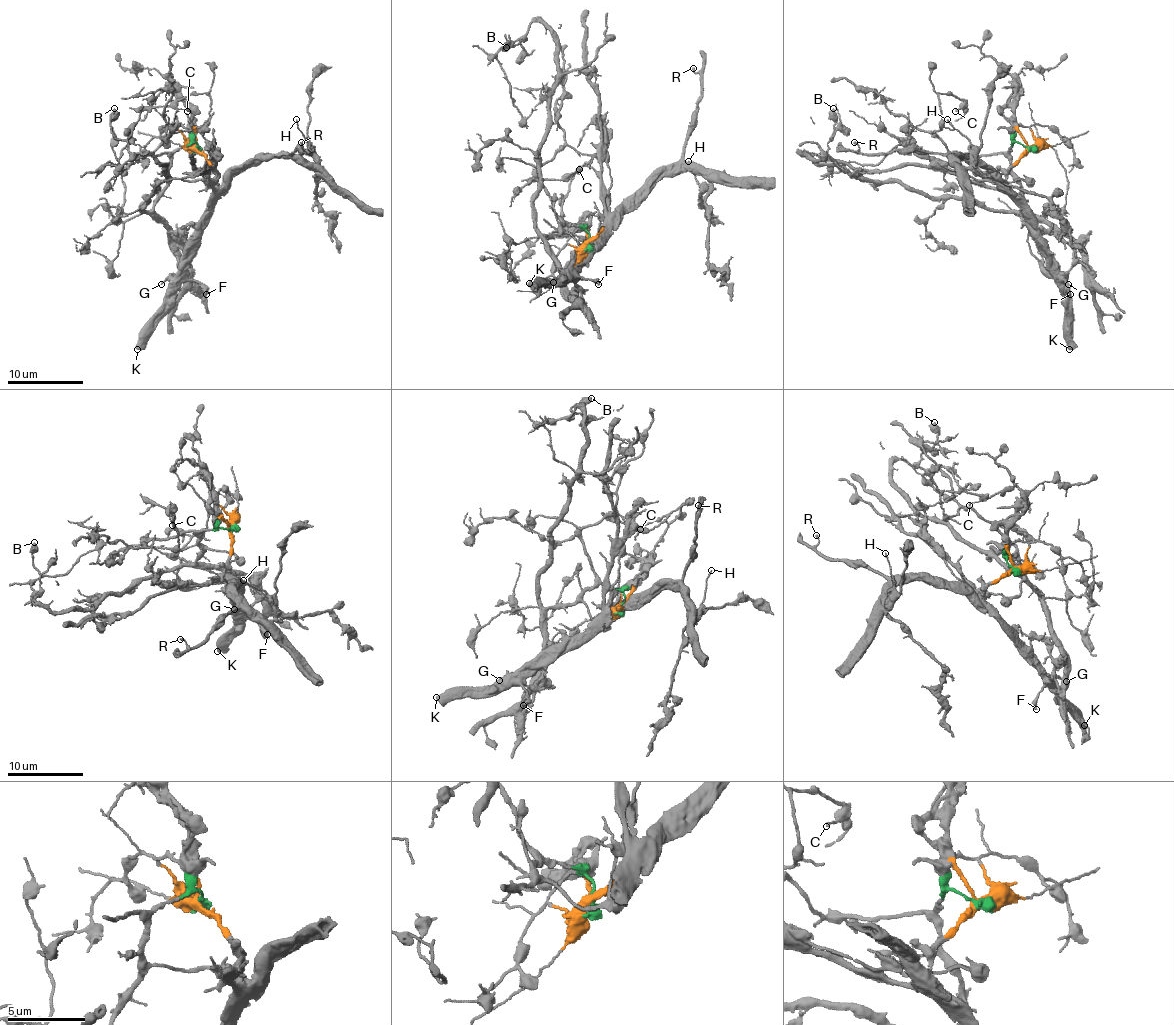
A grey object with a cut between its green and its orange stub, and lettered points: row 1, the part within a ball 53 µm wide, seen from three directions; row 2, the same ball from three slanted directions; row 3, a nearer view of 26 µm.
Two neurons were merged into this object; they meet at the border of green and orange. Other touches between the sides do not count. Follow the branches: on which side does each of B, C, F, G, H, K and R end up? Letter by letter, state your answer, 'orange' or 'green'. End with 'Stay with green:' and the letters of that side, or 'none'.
B: green
C: green
F: orange
G: orange
H: orange
K: orange
R: orange
Stay with green: B, C

